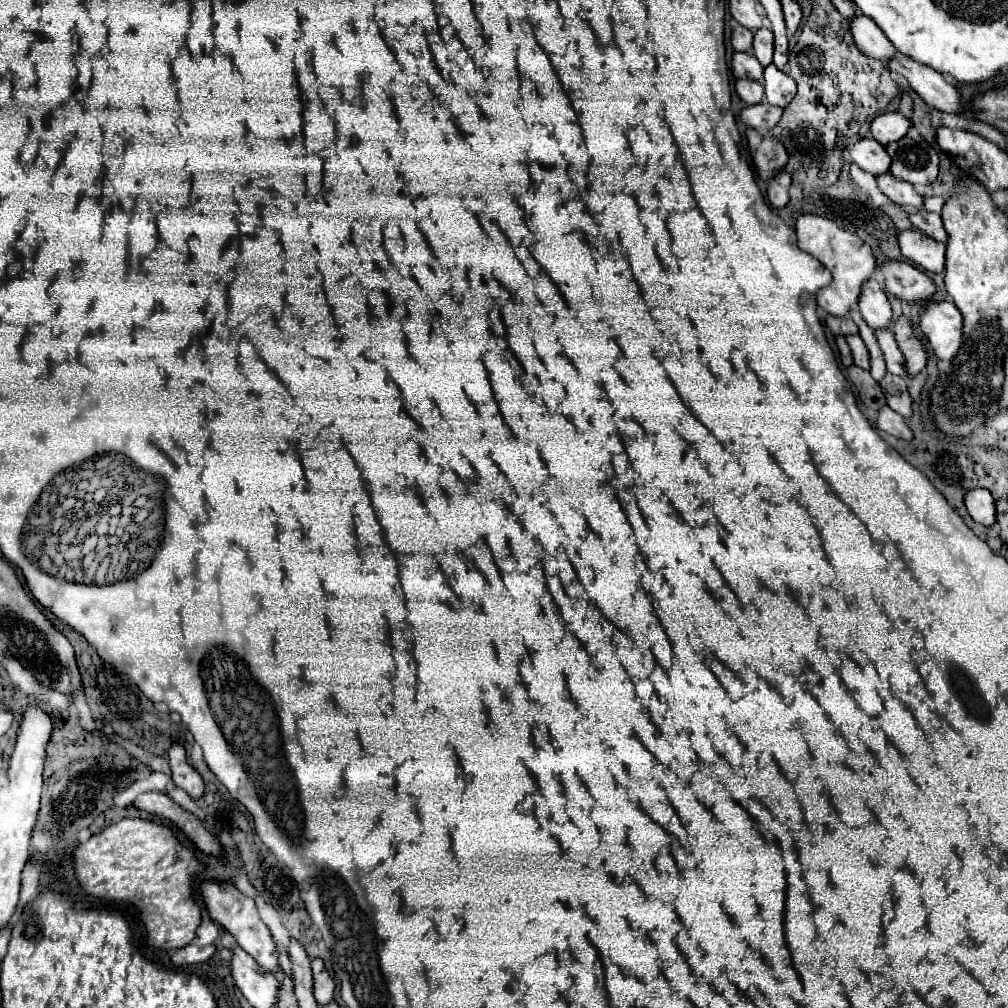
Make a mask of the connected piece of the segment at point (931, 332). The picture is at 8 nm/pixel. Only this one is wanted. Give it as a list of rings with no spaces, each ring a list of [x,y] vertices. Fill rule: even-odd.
[[[929,302],[921,314],[921,330],[939,360],[951,362],[963,342],[963,318],[953,302]]]

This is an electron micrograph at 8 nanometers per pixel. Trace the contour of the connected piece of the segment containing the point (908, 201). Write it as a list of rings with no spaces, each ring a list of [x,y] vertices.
[[[881,174],[881,176],[877,176],[877,186],[895,204],[909,206],[909,208],[923,208],[923,196],[919,192],[915,192],[913,184],[909,184],[909,182],[895,180],[891,174]]]

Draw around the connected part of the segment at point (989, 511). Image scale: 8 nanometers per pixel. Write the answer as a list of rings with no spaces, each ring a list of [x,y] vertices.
[[[975,488],[965,494],[965,506],[971,514],[971,518],[983,526],[993,526],[995,520],[995,500],[989,490]]]

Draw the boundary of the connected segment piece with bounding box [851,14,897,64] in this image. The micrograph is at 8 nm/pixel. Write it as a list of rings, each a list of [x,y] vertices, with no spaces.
[[[857,14],[851,20],[851,34],[855,38],[857,48],[869,58],[875,58],[875,60],[887,64],[897,56],[895,46],[887,40],[887,36],[881,32],[881,28],[865,14]]]

